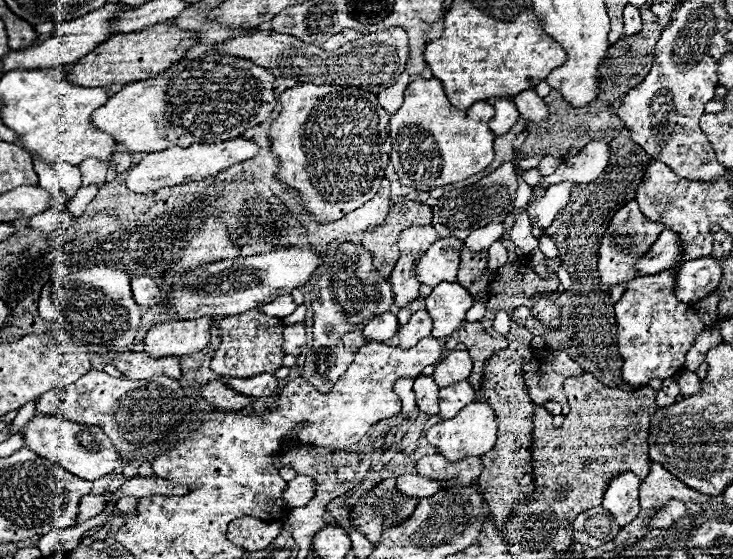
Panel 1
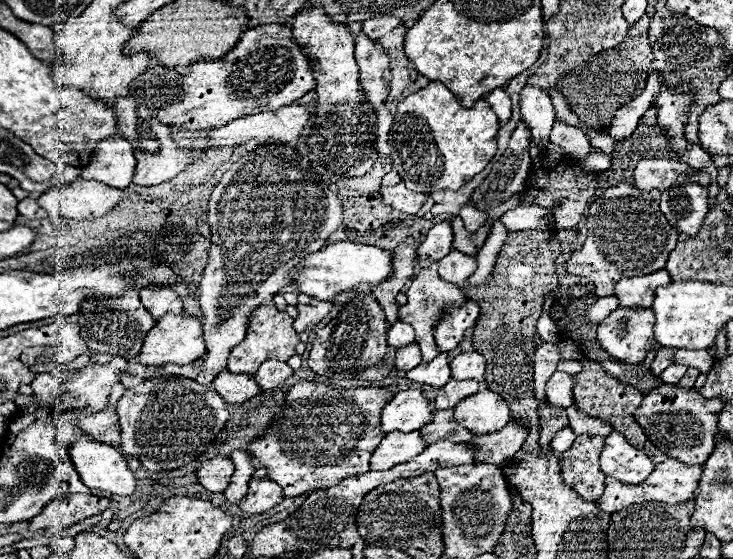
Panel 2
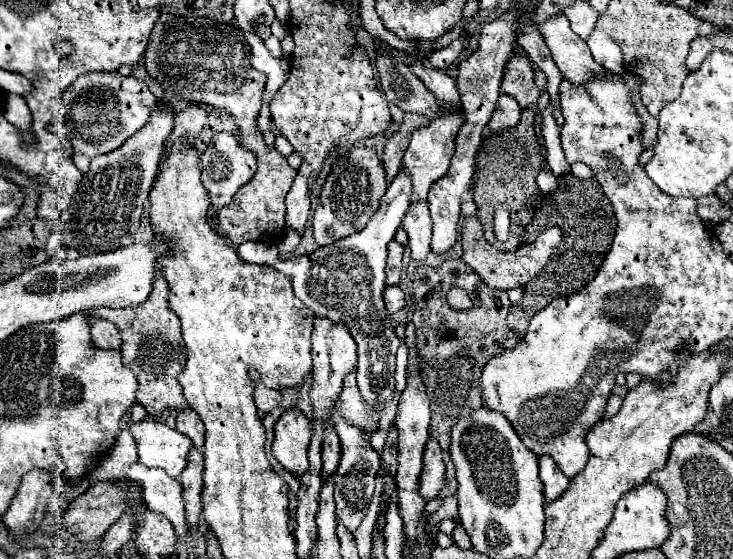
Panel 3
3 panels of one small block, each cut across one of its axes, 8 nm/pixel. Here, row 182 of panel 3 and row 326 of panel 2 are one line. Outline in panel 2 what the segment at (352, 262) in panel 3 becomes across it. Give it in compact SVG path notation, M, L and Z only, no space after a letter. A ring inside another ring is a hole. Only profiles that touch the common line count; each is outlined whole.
M396 320L396 322L390 326L390 330L388 330L388 344L390 344L390 346L402 348L402 346L414 342L414 340L416 340L416 338L414 338L414 330L412 330L412 326L406 324L406 322Z

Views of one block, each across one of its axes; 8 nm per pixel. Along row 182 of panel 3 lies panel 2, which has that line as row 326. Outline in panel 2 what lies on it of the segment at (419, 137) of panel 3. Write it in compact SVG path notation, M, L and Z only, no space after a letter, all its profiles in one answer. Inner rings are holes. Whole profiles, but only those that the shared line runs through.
M434 262L428 268L422 268L422 272L414 278L414 282L410 284L410 290L406 292L408 302L400 308L400 320L412 324L414 332L416 332L416 342L422 348L422 364L426 364L428 360L434 360L438 356L438 346L434 342L432 330L436 326L436 320L440 318L444 306L454 306L454 304L464 304L468 298L464 296L464 290L458 288L456 284L444 282L438 276L438 262Z

